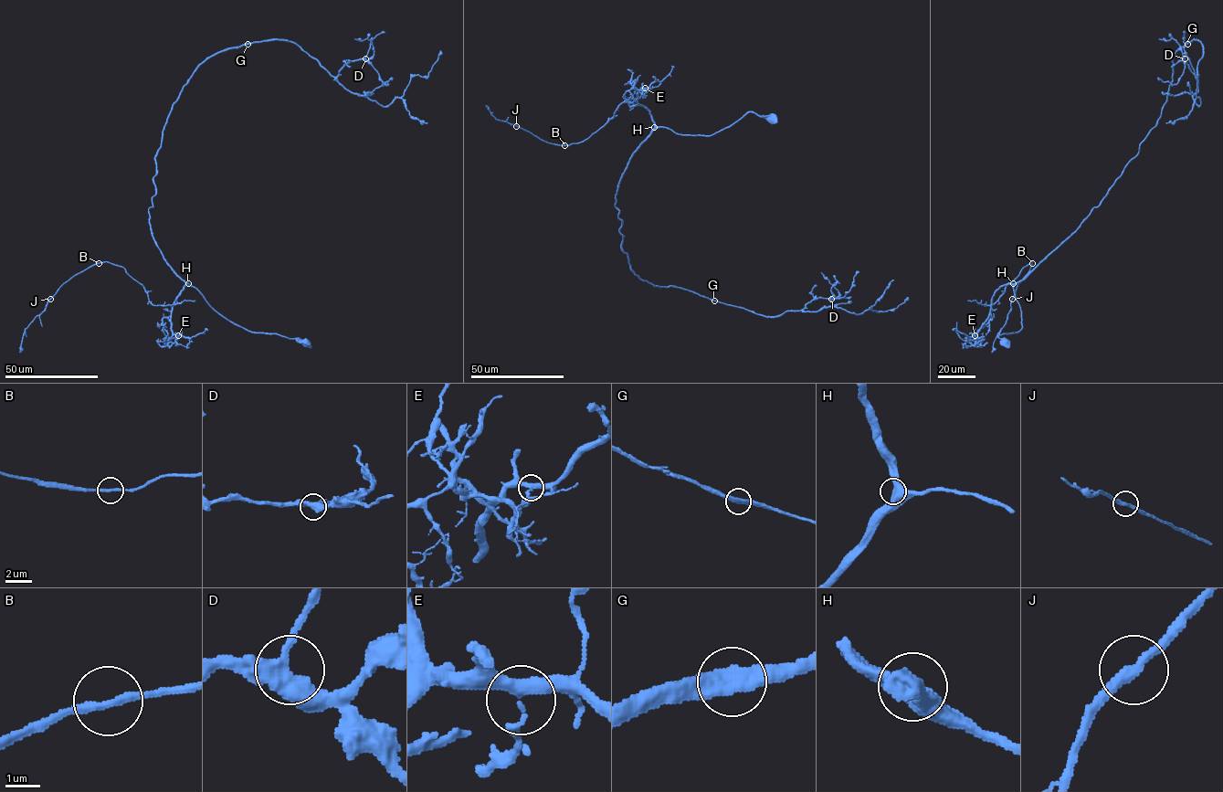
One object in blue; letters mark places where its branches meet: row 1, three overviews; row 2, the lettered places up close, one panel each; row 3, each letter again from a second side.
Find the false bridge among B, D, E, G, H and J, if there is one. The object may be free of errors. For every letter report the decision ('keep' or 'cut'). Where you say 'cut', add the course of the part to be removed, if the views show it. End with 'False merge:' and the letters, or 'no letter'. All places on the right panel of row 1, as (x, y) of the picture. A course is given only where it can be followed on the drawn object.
B: keep
D: keep
E: keep
G: keep
H: keep
J: keep
False merge: no letter

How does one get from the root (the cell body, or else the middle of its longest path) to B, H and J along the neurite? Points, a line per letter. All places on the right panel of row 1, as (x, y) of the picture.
B: (1005, 341), (998, 336), (1022, 328), (1013, 286), (1001, 286), (992, 303), (985, 305), (994, 304), (1032, 263)
H: (1005, 341), (998, 336), (1016, 332), (1022, 328), (1020, 308), (1013, 283)
J: (1005, 341), (998, 336), (1022, 328), (1013, 286), (1001, 286), (985, 305), (994, 304), (1030, 261), (1012, 299)

